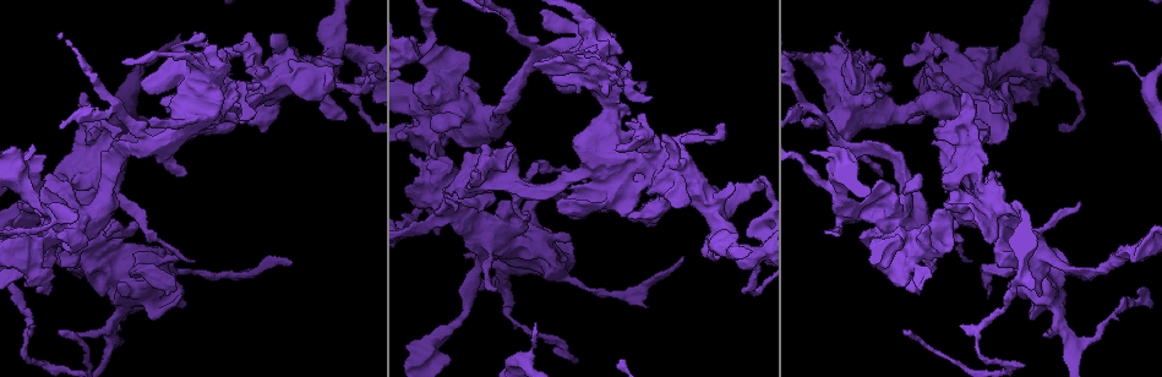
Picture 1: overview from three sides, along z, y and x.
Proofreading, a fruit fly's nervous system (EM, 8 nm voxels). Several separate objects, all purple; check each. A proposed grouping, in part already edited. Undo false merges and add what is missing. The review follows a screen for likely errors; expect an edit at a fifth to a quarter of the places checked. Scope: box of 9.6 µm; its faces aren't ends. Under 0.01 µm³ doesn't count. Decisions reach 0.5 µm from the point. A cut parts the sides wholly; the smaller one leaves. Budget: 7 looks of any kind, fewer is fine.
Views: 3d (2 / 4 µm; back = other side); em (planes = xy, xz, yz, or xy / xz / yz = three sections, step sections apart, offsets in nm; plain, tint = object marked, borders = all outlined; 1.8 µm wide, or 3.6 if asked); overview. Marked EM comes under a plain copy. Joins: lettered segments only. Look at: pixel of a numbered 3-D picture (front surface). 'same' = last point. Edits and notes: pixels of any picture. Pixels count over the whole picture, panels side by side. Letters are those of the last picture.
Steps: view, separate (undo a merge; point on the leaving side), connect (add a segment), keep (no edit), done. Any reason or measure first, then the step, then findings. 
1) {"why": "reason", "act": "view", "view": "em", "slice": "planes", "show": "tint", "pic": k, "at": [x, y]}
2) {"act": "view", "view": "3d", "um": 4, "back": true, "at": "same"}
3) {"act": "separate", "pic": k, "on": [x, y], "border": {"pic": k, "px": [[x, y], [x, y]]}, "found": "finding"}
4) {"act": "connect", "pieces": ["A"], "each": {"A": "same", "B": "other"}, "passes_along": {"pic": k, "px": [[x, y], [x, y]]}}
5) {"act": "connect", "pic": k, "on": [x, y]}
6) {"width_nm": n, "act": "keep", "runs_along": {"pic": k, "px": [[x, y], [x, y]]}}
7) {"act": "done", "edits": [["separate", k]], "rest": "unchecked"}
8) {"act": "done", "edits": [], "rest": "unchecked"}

{"why": "thick turns thin", "act": "view", "view": "em", "slice": "yz", "step": 16, "show": "tint", "pic": 1, "at": [909, 252]}

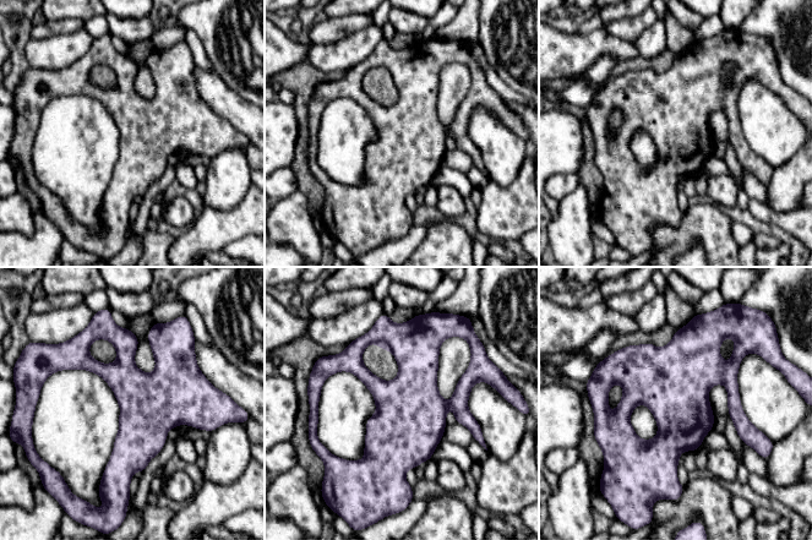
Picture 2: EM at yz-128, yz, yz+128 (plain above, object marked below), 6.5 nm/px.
{"why": "cut it another way", "act": "view", "view": "em", "slice": "planes", "show": "borders", "at": "same"}

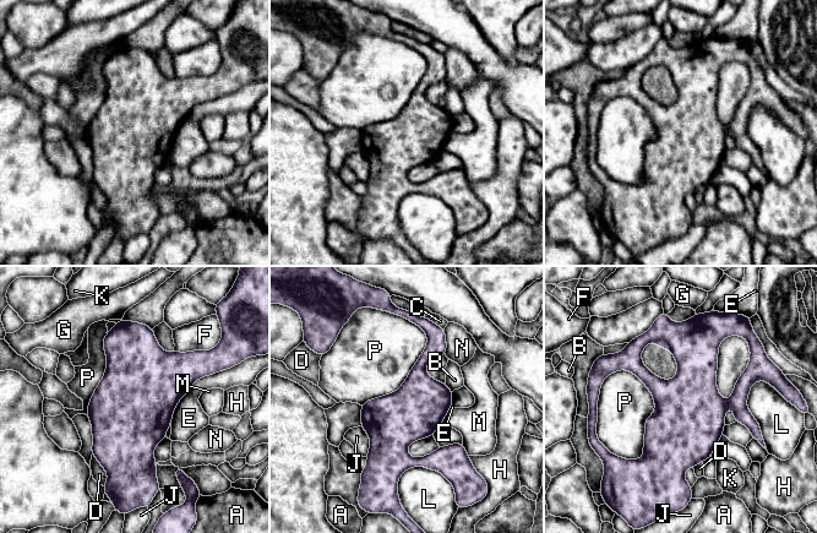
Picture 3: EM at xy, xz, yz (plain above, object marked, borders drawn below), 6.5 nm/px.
{"act": "keep", "each": {"A": "other", "B": "other", "C": "other", "D": "other", "E": "other", "F": "other", "G": "other", "H": "other", "J": "other", "K": "other", "L": "other", "M": "other", "N": "other", "P": "other"}, "runs_along": {"pic": 3, "px": [[432, 335], [393, 476]]}, "found": "one cell here"}

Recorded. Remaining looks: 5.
{"why": "sudden change in width", "act": "view", "view": "em", "um": 3.6, "slice": "xz", "step": 16, "show": "borders", "pic": 1, "at": [209, 108]}

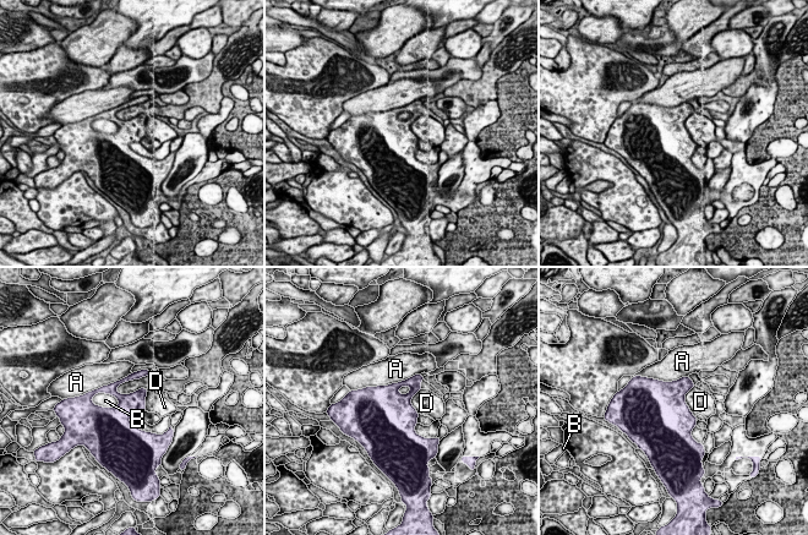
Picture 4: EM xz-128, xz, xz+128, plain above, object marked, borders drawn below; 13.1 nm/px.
{"longest_contact_nm": ["A", 800], "act": "keep", "each": {"A": "other", "B": "other", "D": "other"}, "border": {"pic": 4, "px": [[694, 385], [684, 402], [695, 416]]}, "found": "continuous, no second cell"}

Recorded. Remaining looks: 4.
{"why": "calibre changes", "act": "view", "view": "em", "slice": "planes", "show": "tint", "pic": 1, "at": [604, 200]}

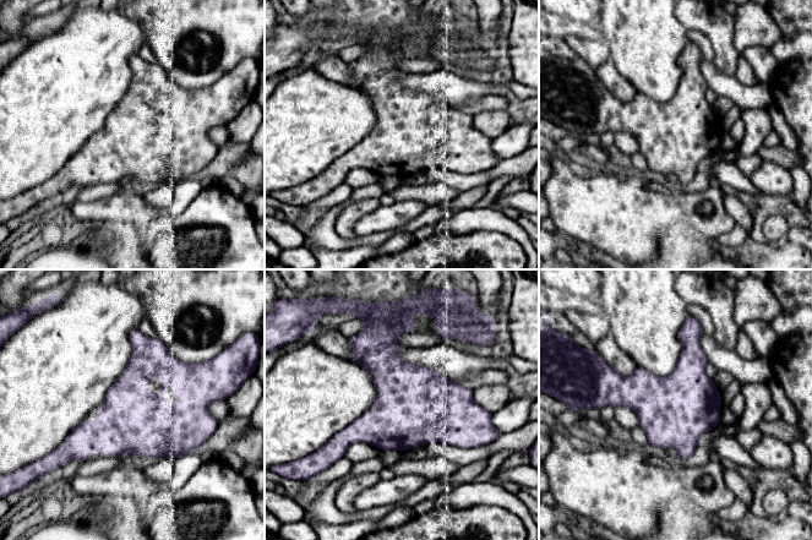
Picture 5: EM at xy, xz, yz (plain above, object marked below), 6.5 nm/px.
{"why": "what lies round it", "act": "view", "view": "em", "slice": "planes", "show": "borders", "at": "same"}

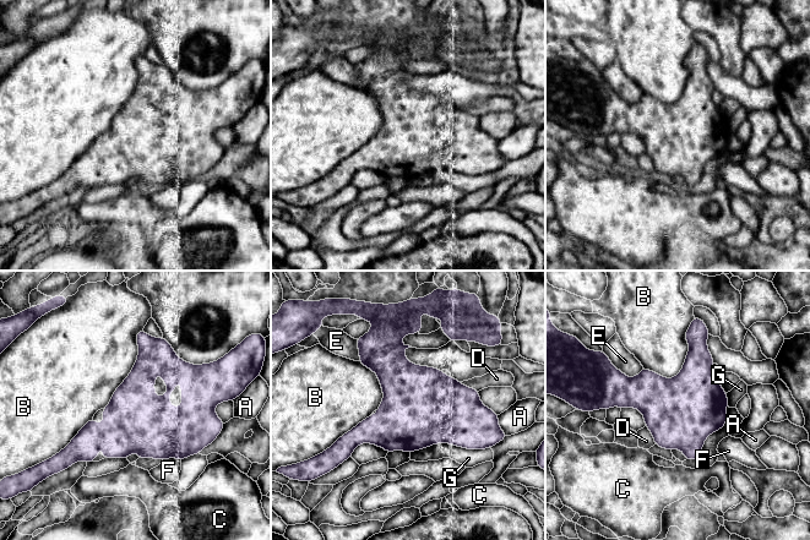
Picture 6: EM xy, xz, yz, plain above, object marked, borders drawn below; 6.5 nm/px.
{"act": "keep", "each": {"A": "other", "B": "other", "C": "other", "D": "other", "E": "other", "F": "other", "G": "other"}, "border": {"pic": 6, "px": [[691, 323], [673, 377], [643, 367]]}, "found": "all the same cell"}

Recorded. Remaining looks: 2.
{"act": "done", "edits": [], "rest": "unchecked"}

